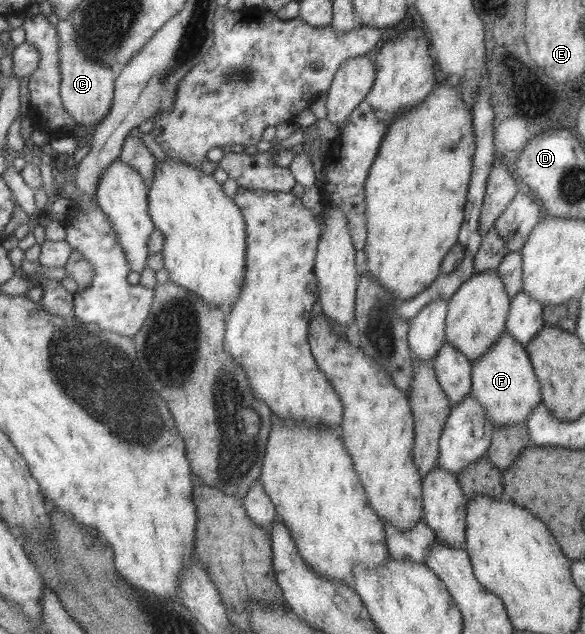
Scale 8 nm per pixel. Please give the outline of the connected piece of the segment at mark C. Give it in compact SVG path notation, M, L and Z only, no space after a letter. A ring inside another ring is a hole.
M67 18L59 20L54 26L58 41L58 68L60 75L58 94L65 111L71 115L77 125L74 133L91 133L109 111L116 76L111 68L84 55L76 44L76 35L72 24L72 21Z

